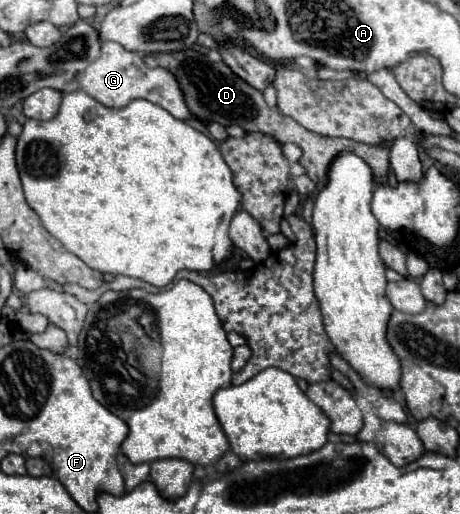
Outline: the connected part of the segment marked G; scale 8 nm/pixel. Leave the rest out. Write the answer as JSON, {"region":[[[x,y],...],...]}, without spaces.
{"region":[[[103,42],[101,44],[101,56],[87,66],[83,76],[79,76],[79,86],[85,90],[89,96],[99,100],[101,104],[109,108],[123,108],[131,100],[143,98],[153,104],[159,104],[165,108],[171,116],[179,120],[191,120],[191,110],[187,108],[187,102],[183,100],[183,92],[179,88],[179,82],[167,68],[147,68],[143,58],[135,52],[127,52],[121,44],[117,42]]]}

